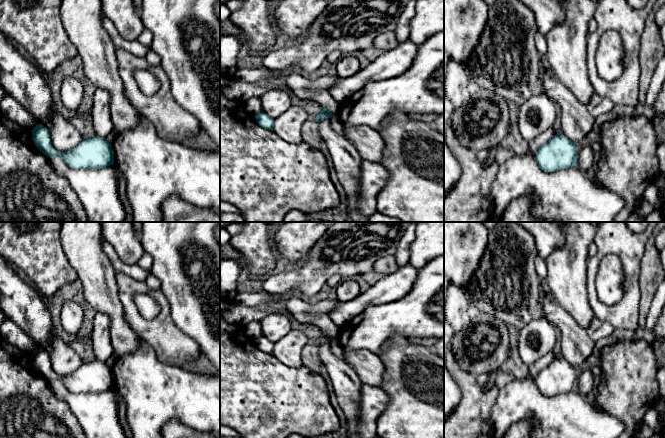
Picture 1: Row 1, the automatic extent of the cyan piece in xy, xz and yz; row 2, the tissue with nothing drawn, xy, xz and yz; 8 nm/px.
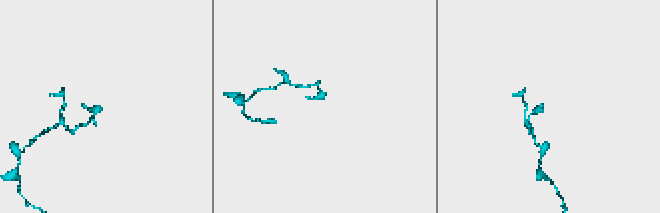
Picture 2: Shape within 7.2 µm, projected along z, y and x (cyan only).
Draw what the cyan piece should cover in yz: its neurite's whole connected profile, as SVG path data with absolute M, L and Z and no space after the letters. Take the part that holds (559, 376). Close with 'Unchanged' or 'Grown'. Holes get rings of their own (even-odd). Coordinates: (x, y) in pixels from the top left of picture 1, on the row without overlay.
M556 358L536 376L536 385L545 396L555 396L577 389L576 367L566 360Z. Unchanged

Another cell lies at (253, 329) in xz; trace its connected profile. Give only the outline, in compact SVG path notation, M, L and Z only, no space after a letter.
M252 321L244 325L245 334L253 339L263 336L262 326L260 321Z

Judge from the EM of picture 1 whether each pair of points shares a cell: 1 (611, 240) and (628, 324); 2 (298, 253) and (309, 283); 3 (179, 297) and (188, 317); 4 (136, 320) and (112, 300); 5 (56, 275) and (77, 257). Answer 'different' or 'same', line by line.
1: same
2: different
3: same
4: different
5: different

